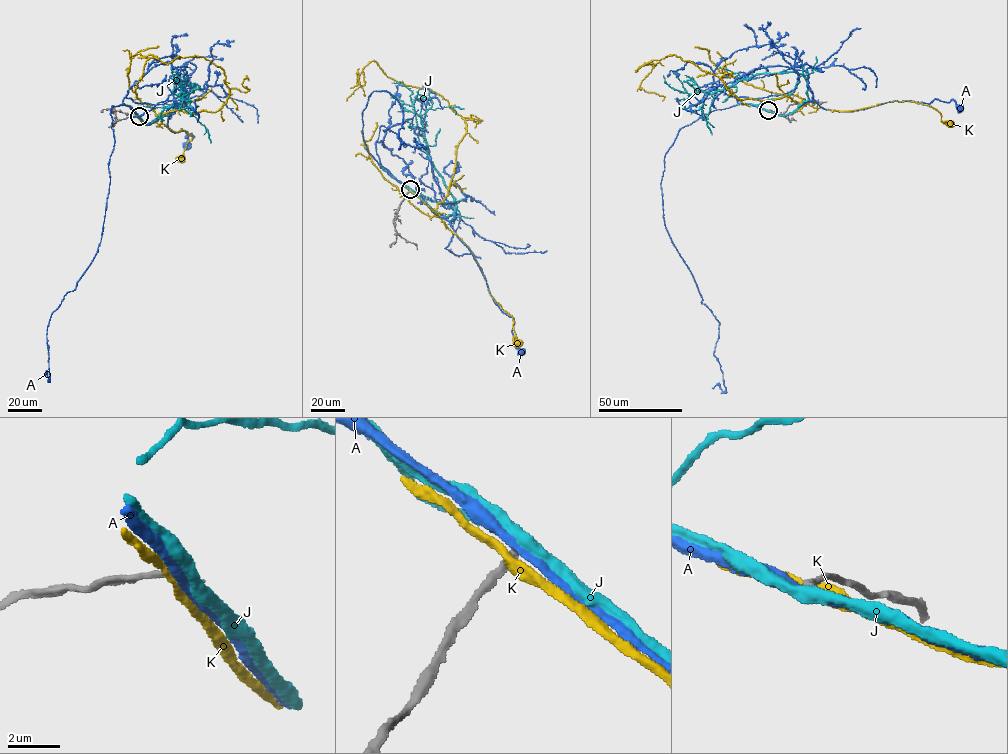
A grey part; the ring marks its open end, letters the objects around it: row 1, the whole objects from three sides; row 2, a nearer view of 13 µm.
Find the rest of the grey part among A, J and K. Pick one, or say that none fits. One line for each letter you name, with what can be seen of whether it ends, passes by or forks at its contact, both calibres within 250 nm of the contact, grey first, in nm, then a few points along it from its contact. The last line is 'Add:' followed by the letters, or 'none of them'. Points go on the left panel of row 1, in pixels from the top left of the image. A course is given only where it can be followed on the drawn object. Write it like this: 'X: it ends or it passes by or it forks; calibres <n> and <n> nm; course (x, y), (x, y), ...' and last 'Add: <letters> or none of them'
Add: none of them

